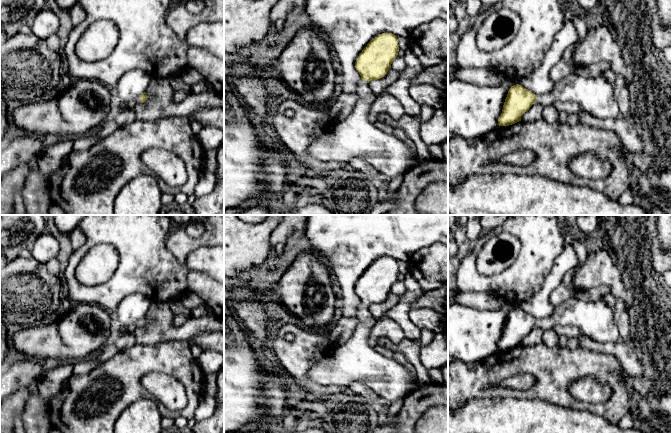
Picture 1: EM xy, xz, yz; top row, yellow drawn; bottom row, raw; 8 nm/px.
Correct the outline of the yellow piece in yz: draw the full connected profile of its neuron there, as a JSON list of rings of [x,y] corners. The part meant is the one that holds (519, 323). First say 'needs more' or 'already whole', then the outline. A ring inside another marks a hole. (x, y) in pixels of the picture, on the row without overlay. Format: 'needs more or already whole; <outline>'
needs more; [[[572,297],[556,306],[550,316],[539,320],[522,309],[513,309],[508,315],[498,349],[515,348],[533,328],[545,331],[556,324],[577,326],[581,333],[597,342],[614,343],[620,339],[613,310],[605,302],[586,302]]]

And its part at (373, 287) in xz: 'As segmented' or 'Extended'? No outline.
Extended

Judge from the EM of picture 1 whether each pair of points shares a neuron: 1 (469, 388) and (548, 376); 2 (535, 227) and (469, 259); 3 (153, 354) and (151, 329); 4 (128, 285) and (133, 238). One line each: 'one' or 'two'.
1: one
2: one
3: two
4: one

